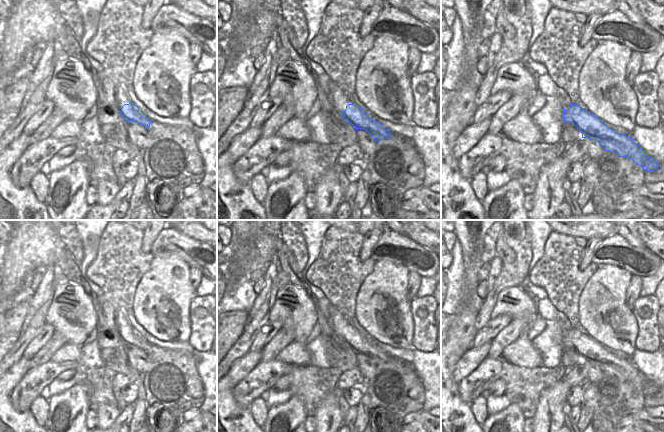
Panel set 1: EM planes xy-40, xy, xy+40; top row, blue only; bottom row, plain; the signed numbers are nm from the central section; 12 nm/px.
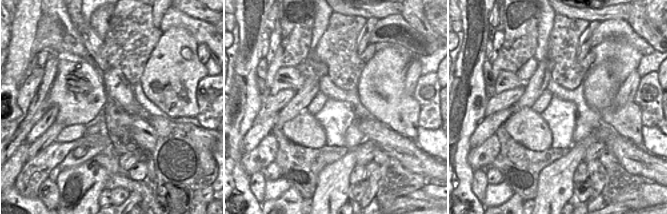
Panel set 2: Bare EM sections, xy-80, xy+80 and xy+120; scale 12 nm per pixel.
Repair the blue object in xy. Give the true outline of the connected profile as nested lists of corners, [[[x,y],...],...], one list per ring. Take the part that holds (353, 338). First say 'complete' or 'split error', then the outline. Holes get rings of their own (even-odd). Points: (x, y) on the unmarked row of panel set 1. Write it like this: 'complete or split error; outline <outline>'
split error; outline [[[331,303],[329,320],[343,344],[350,347],[356,354],[365,354],[376,366],[391,360],[389,353],[384,352],[382,348],[371,343],[367,337],[354,327]]]

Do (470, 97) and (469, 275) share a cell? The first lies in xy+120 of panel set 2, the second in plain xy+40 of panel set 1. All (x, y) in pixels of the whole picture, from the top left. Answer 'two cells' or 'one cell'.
one cell

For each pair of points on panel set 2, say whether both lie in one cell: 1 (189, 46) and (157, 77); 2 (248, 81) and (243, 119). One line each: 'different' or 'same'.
1: same
2: same

